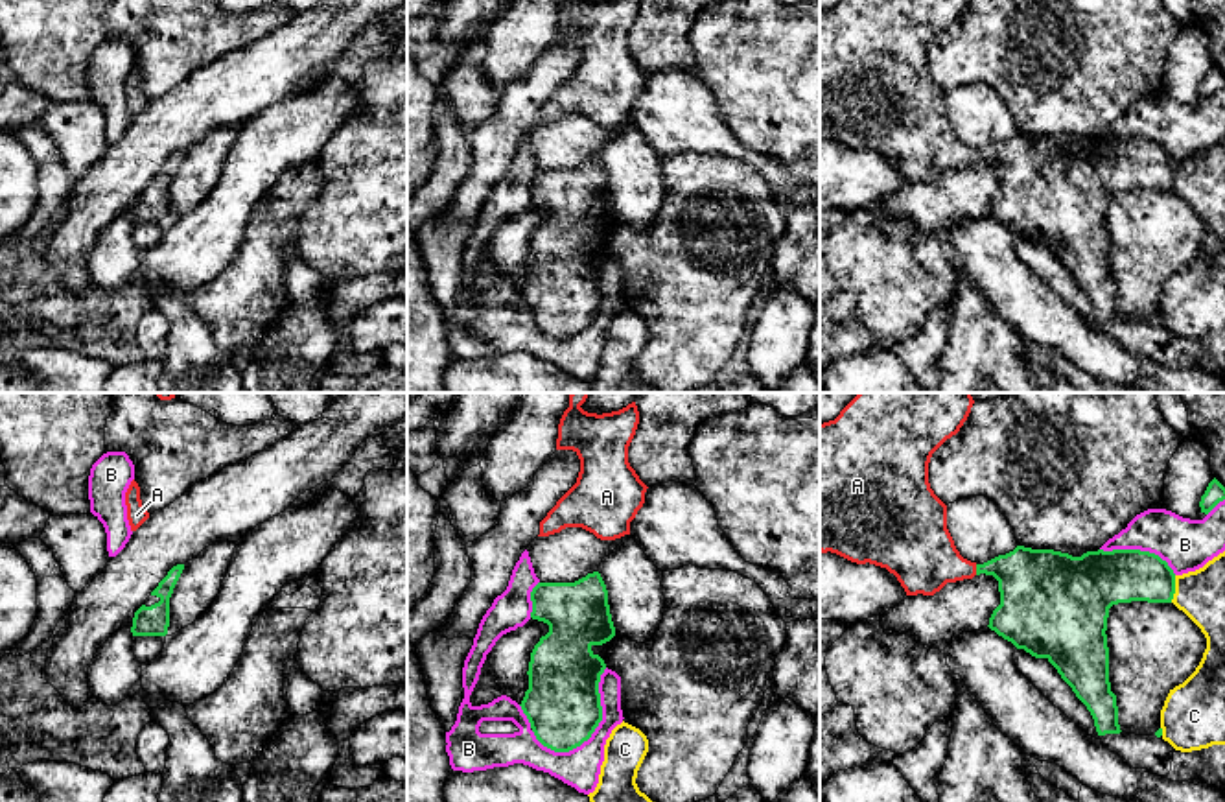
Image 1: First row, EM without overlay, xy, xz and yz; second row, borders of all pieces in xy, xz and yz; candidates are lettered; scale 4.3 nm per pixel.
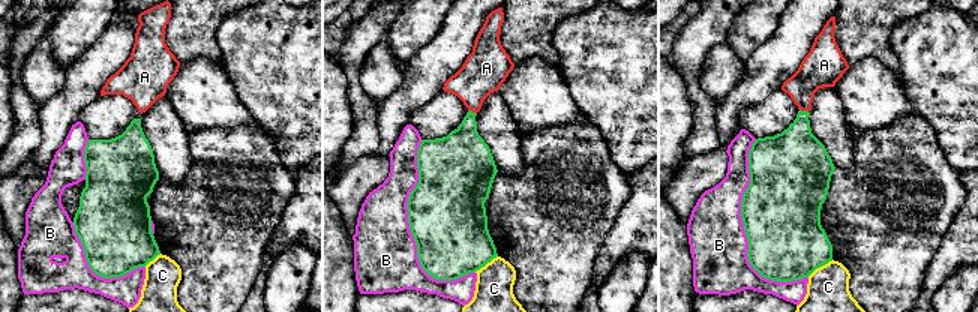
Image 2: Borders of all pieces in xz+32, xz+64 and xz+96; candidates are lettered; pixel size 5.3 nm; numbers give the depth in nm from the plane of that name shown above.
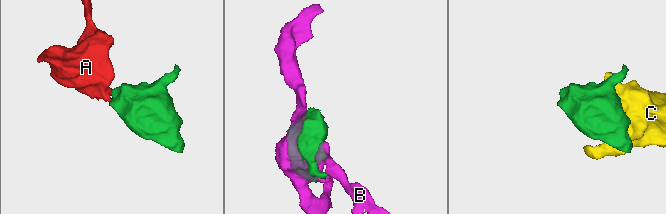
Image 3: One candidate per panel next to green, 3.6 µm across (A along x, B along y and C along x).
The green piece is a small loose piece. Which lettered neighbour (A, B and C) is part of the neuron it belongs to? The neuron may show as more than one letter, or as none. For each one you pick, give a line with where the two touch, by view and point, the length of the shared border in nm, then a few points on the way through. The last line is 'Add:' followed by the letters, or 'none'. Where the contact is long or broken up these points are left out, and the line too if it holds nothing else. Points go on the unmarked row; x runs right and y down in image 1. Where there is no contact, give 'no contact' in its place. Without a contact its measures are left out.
A: contact yz (977, 157); length 50 nm
Add: A

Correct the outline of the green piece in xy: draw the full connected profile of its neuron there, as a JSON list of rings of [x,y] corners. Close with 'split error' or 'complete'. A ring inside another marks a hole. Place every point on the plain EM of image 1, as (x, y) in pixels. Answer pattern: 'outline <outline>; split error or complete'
outline [[[184,151],[173,153],[168,162],[151,179],[160,188],[146,194],[142,192],[133,205],[131,219],[133,223],[166,223],[169,214],[169,184],[173,175],[184,157]]]; complete

